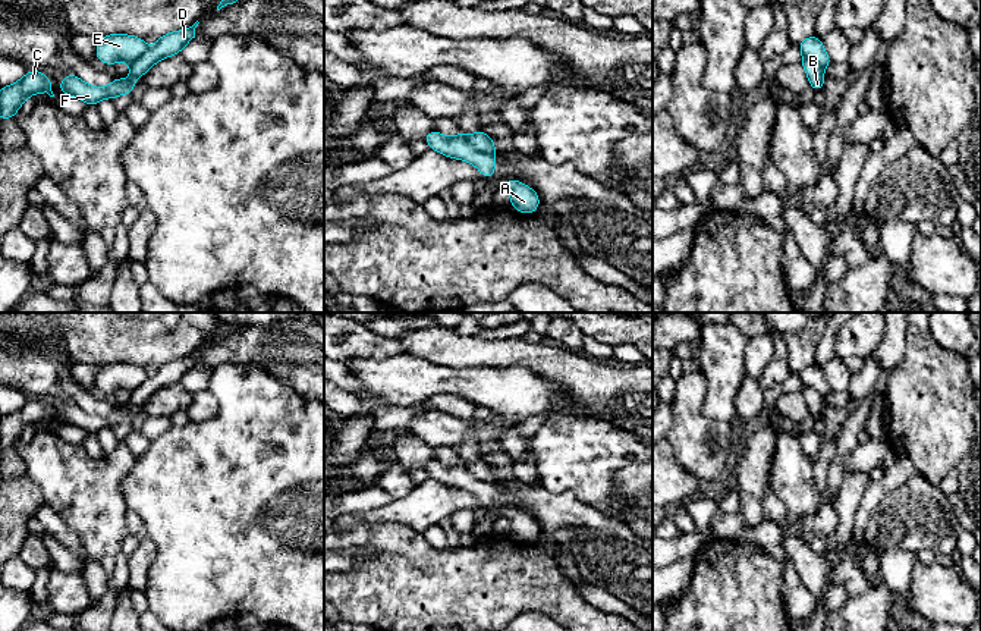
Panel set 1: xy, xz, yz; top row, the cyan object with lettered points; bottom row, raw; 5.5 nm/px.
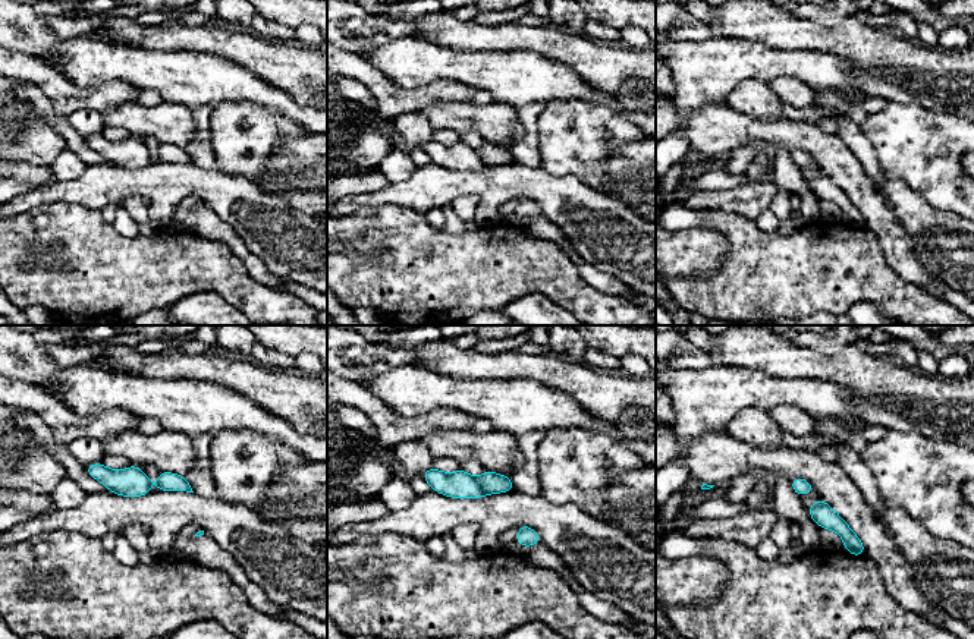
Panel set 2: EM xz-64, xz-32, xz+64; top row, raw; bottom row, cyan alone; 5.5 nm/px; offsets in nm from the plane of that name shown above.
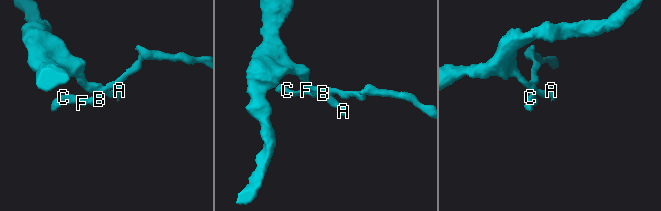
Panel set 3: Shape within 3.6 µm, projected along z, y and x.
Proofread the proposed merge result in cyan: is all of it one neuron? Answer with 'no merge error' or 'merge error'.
merge error

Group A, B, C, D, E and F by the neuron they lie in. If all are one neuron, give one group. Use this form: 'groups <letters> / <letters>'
groups A E / B C D F

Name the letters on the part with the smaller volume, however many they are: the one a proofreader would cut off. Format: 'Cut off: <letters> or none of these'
Cut off: B, C, D, F

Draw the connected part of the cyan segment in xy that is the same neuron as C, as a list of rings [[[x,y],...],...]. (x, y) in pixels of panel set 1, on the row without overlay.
[[[28,399],[21,409],[0,417],[0,449],[13,448],[22,431],[29,424],[41,420],[54,426],[51,420],[51,408],[40,399]]]

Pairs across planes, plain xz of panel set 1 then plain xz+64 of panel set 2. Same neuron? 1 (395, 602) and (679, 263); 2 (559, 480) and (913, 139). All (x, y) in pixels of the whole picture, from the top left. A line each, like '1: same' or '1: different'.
1: different
2: same

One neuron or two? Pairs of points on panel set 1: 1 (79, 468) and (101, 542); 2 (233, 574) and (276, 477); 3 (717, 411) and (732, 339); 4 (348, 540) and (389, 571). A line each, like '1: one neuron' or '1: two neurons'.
1: one neuron
2: one neuron
3: one neuron
4: one neuron

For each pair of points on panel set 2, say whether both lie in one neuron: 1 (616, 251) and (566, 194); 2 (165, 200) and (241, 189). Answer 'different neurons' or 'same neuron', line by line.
1: same neuron
2: same neuron

